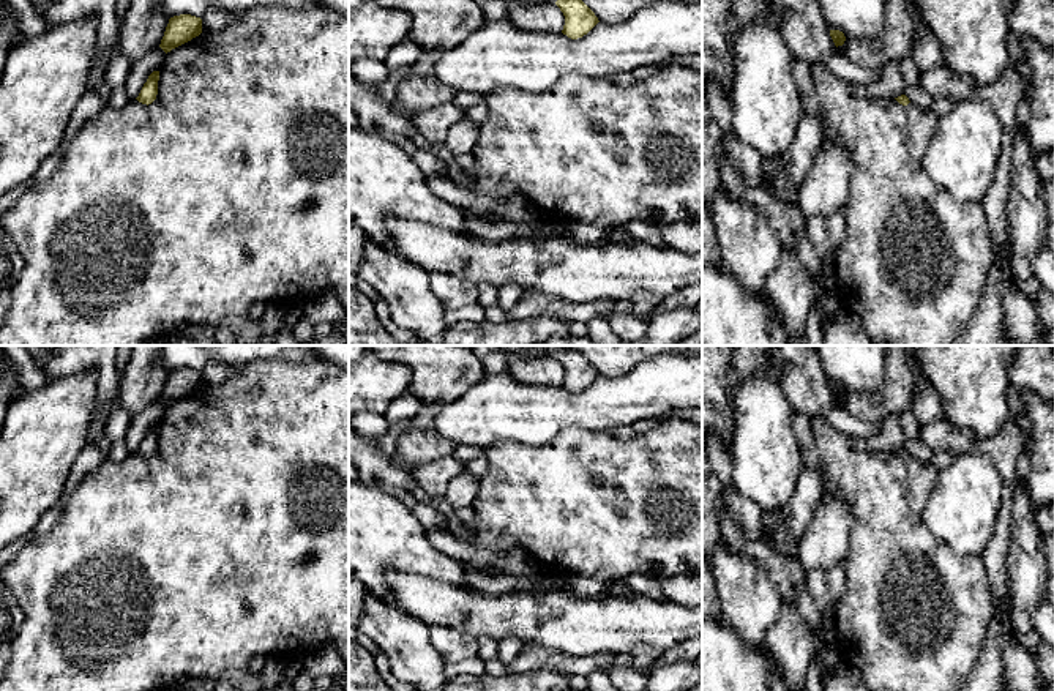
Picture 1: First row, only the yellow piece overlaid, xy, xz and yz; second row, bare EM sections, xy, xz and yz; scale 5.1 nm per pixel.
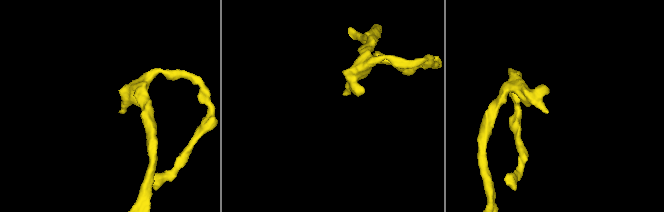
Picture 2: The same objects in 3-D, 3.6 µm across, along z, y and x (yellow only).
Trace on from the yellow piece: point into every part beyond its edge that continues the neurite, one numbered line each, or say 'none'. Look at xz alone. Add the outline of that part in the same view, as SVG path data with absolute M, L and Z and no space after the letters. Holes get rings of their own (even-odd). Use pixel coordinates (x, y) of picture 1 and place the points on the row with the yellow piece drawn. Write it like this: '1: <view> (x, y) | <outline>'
none

